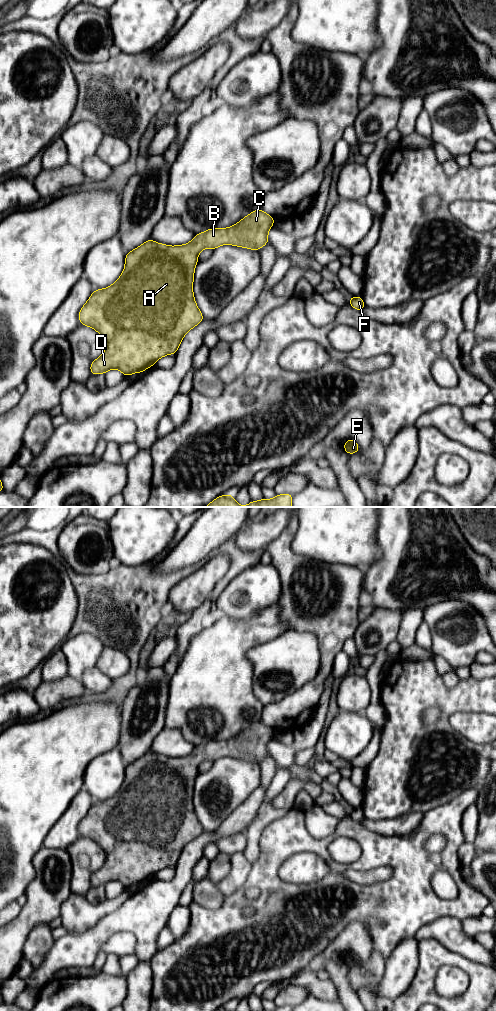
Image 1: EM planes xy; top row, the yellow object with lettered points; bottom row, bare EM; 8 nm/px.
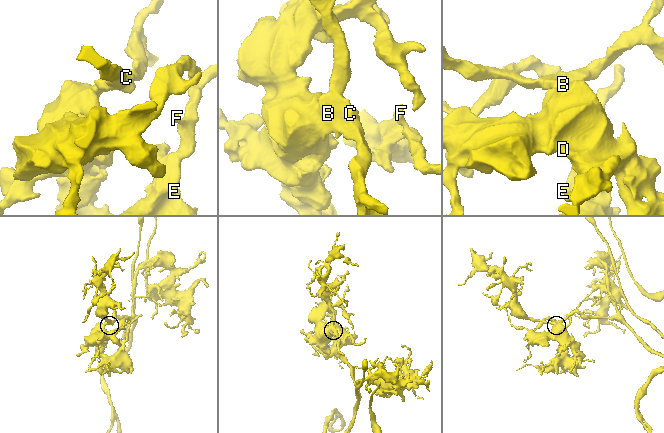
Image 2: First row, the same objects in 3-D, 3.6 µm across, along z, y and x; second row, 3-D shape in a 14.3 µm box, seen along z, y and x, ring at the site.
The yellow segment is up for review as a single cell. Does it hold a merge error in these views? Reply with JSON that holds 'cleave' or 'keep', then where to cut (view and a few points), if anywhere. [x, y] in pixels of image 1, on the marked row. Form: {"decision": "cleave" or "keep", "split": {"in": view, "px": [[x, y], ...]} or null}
{"decision": "keep", "split": null}

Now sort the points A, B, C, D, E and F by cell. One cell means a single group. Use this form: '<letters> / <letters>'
A B C D E F

